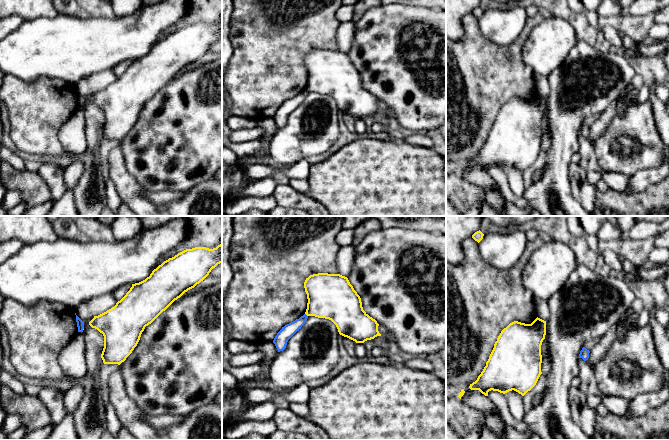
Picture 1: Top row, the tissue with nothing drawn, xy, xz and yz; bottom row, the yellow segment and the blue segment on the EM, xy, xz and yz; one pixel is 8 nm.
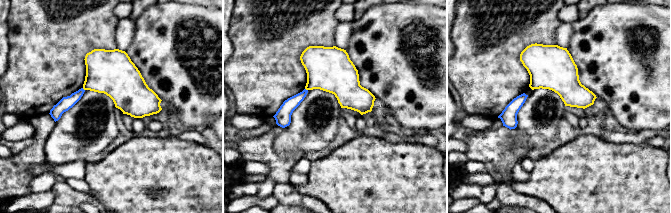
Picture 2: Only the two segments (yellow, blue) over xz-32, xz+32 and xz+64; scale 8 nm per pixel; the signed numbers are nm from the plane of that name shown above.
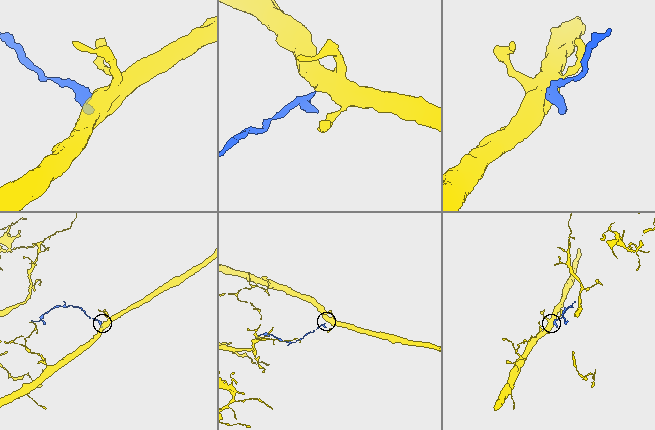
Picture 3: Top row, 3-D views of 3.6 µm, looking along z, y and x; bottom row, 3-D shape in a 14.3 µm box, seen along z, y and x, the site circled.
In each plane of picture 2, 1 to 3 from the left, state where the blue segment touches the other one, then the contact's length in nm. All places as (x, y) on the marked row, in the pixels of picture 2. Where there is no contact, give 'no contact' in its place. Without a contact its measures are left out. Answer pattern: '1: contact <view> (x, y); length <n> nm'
1: no contact
2: contact xz+32 (306, 89); length 30 nm
3: no contact

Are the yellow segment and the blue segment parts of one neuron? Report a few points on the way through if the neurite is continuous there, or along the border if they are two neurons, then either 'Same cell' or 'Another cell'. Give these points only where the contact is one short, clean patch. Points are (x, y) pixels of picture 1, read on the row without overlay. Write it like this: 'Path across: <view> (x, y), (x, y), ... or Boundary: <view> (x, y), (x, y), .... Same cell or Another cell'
Boundary: xz (305, 89), (307, 92). Another cell

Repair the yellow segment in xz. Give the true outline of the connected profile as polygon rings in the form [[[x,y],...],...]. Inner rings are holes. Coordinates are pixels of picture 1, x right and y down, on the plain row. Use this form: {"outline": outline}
{"outline": [[[318,49],[304,58],[307,70],[307,92],[331,96],[340,111],[356,119],[381,112],[379,100],[362,83],[360,72],[347,53],[340,50]]]}

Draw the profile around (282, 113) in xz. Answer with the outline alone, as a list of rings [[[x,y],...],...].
[[[304,90],[299,95],[296,95],[295,97],[282,103],[273,116],[278,128],[283,127],[286,124],[288,116],[301,105],[307,94],[308,92]]]

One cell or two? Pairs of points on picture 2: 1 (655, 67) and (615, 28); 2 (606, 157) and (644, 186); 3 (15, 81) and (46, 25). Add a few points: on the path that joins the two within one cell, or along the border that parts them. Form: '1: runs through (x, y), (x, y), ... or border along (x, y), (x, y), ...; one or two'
1: runs through (643, 60), (639, 59), (620, 40); one
2: runs through (615, 166), (635, 186); one
3: runs through (29, 67), (46, 50), (46, 39); one

